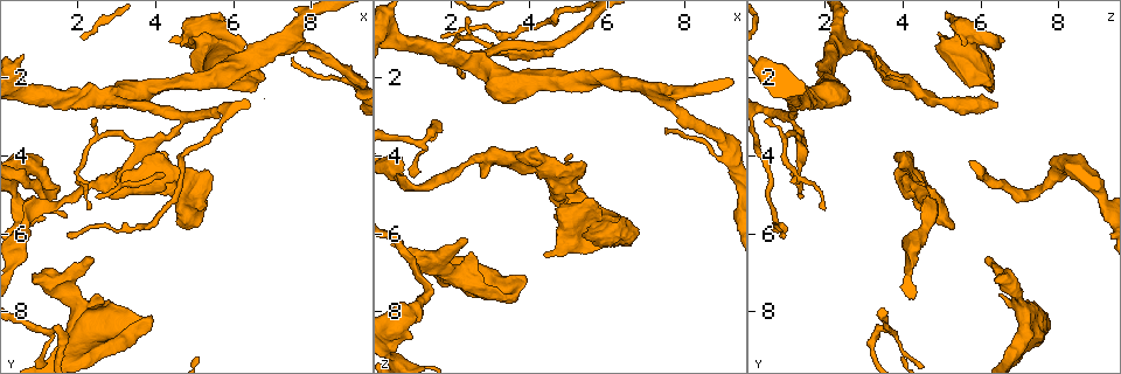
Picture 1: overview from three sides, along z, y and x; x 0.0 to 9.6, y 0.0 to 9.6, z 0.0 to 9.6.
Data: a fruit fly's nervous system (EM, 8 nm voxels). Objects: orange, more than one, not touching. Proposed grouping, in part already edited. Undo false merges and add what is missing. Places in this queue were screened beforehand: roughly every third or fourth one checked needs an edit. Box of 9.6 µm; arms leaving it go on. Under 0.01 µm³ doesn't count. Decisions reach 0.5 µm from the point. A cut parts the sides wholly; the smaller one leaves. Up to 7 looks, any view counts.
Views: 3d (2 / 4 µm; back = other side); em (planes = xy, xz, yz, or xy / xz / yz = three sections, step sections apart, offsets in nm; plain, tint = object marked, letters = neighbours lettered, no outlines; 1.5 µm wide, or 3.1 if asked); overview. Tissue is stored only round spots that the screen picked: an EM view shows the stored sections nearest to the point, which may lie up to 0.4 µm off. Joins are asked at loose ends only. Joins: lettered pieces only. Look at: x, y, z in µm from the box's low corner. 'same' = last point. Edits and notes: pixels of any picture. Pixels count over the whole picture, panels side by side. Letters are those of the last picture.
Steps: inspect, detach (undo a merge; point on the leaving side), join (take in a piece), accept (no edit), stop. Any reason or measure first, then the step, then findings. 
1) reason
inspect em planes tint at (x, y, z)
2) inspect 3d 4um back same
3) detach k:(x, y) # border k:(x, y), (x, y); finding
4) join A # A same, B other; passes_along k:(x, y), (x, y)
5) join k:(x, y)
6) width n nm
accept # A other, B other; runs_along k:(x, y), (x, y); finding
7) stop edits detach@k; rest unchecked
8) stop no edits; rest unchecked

three-way junction
inspect 3d 4um back at (2.65, 2.50, 1.55)

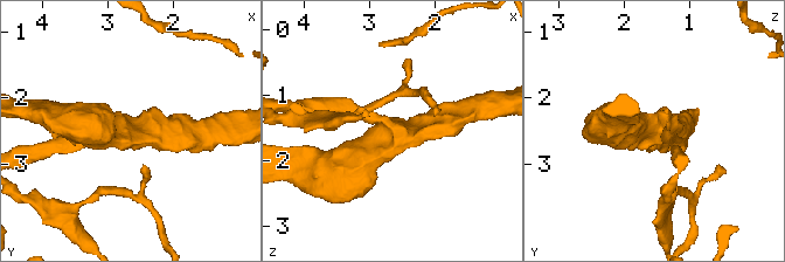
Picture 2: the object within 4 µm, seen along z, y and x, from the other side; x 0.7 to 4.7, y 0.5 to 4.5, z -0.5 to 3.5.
arms 3; arm_widths 190, 280, 460 nm; now the EM
inspect em planes tint at (2.65, 2.50, 1.55)

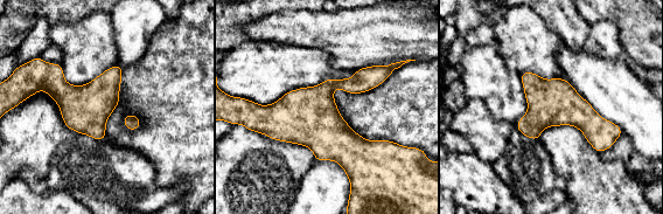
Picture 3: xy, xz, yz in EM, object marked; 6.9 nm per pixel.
inspect em planes letters same

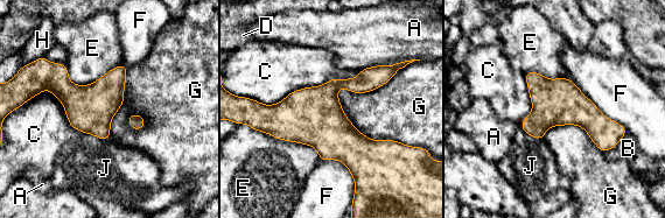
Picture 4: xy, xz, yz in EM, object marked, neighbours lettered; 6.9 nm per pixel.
accept # A other, B other, C other, D other, E other, F other, G other, H other, J other; border 4:(238, 124), (310, 145), (320, 160); continuous, no second cell

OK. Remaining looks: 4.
an open end
inspect 3d 4um at (2.80, 4.70, 4.55)

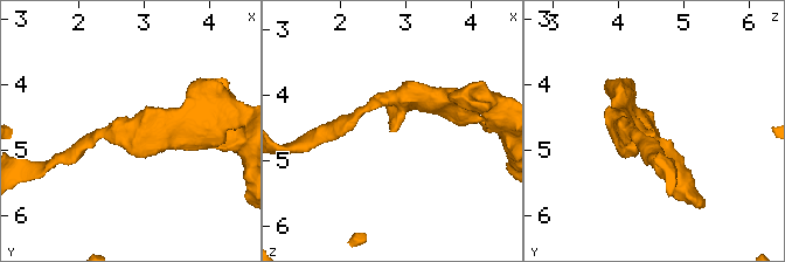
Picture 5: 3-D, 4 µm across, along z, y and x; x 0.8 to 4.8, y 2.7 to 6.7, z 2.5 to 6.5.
inspect em planes tint at (2.80, 4.75, 4.55)

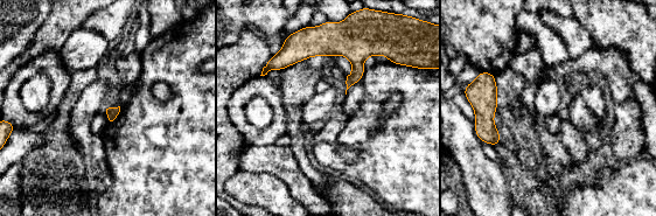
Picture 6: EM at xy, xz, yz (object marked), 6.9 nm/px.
see the neighbours
inspect em planes letters same

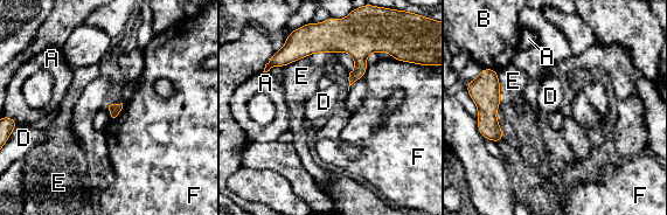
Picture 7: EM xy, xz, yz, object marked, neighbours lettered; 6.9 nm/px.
longest_contact E 320 nm
accept # A other, B other, D other, E other, F other; no lettered piece goes on from it

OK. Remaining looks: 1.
stop no edits; rest unchecked

